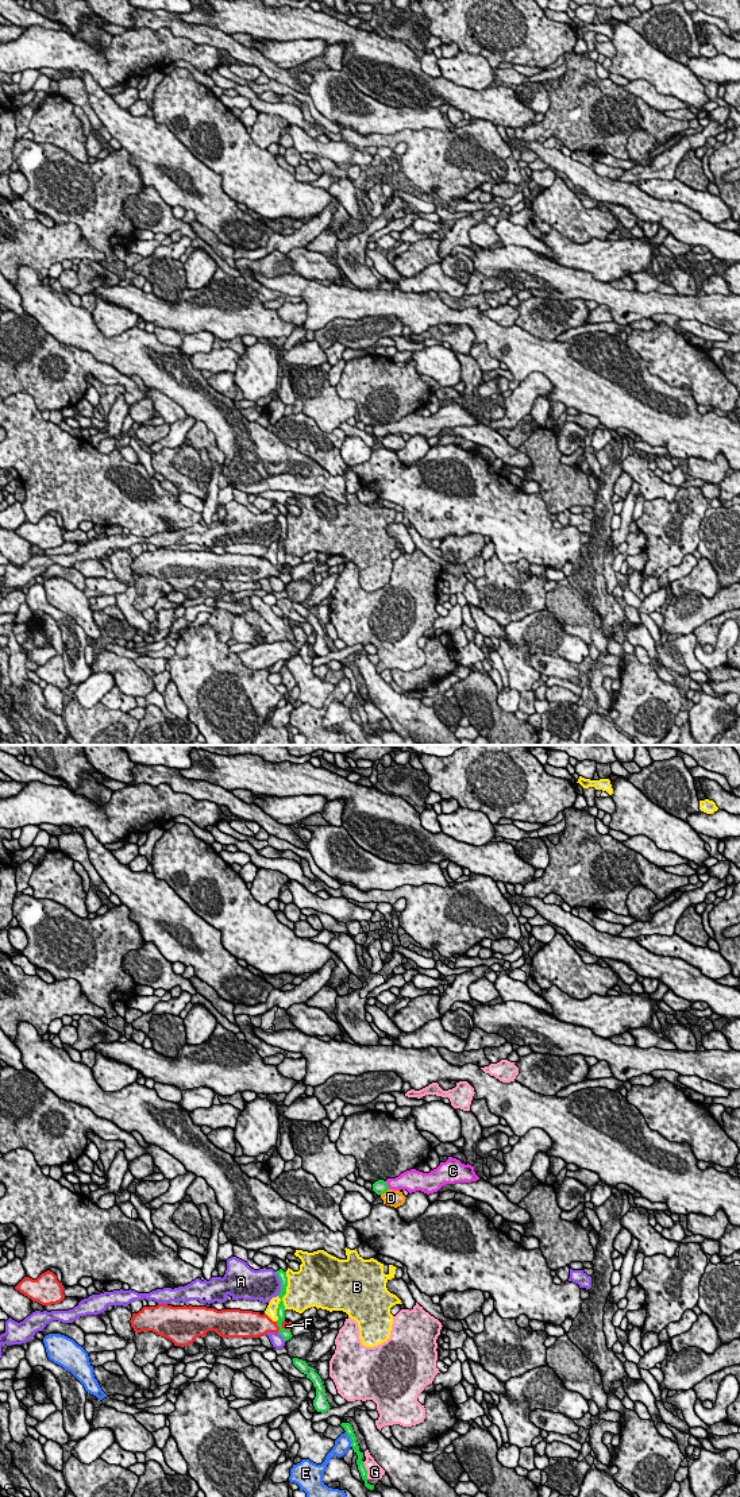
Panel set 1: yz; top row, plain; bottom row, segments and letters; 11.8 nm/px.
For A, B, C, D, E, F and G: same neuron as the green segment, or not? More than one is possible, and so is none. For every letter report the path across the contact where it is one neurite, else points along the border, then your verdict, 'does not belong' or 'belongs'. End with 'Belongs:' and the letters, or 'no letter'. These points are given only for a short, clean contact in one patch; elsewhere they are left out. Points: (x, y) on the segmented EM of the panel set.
A: does not belong
B: does not belong
C: runs through yz (380, 1187), (386, 1185), (407, 1180); belongs
D: border along yz (389, 1189), (381, 1195); does not belong
E: does not belong
F: border along yz (276, 1322), (280, 1327), (289, 1330); does not belong
G: border along yz (362, 1462), (367, 1478); does not belong
Belongs: C

